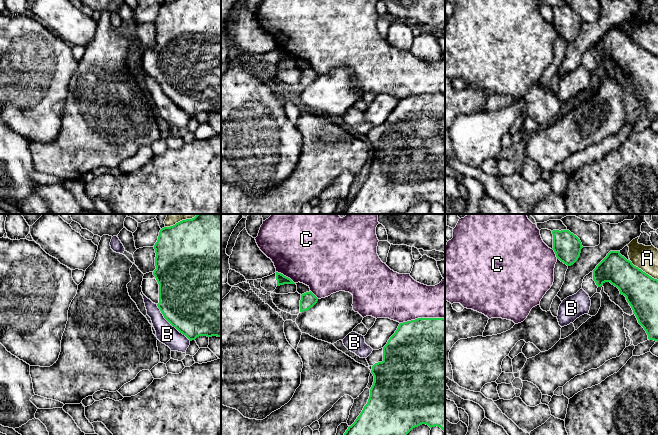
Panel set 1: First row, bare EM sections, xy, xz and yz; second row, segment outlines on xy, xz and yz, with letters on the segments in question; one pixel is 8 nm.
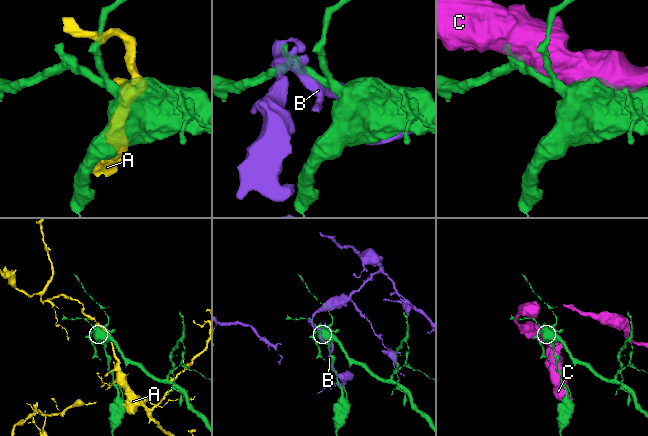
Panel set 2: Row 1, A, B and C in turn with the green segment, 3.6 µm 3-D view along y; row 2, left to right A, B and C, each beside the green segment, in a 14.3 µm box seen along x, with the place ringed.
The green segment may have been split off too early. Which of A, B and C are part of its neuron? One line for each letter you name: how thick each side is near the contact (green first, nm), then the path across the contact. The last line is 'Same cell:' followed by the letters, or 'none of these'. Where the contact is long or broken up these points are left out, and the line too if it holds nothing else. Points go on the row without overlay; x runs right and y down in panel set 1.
Same cell: none of these

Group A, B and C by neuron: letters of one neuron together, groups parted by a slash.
A / B / C

